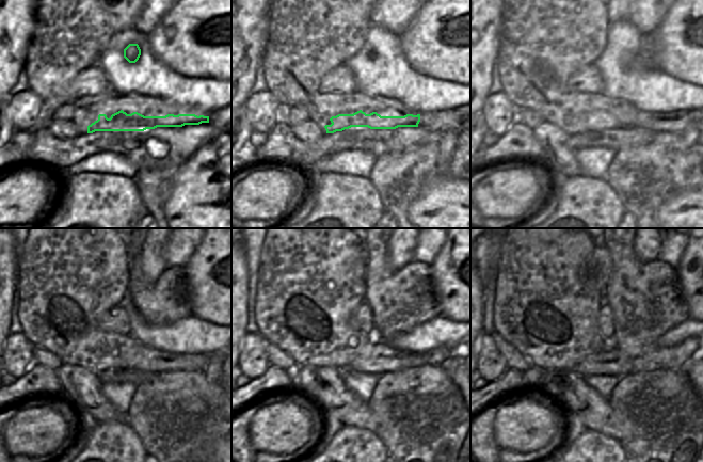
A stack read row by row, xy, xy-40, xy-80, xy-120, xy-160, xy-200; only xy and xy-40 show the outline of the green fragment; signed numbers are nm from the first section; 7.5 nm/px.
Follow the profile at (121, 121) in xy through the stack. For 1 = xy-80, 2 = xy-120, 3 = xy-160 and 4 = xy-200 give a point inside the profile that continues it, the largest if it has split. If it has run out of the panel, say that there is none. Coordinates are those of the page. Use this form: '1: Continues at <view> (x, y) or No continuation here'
1: Continues at xy-80 (593, 121)
2: Continues at xy-120 (120, 360)
3: Continues at xy-160 (340, 362)
4: Continues at xy-200 (576, 360).

